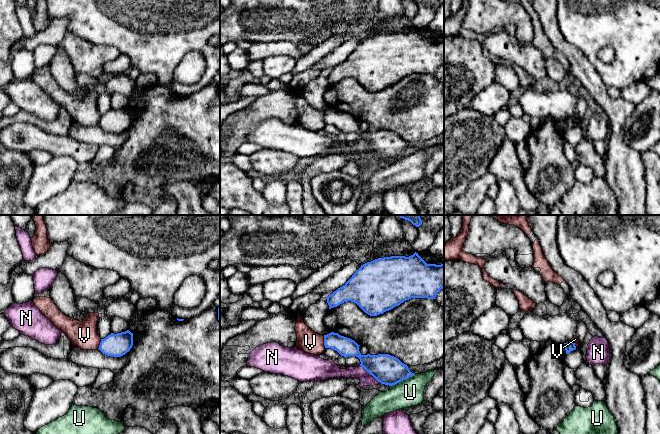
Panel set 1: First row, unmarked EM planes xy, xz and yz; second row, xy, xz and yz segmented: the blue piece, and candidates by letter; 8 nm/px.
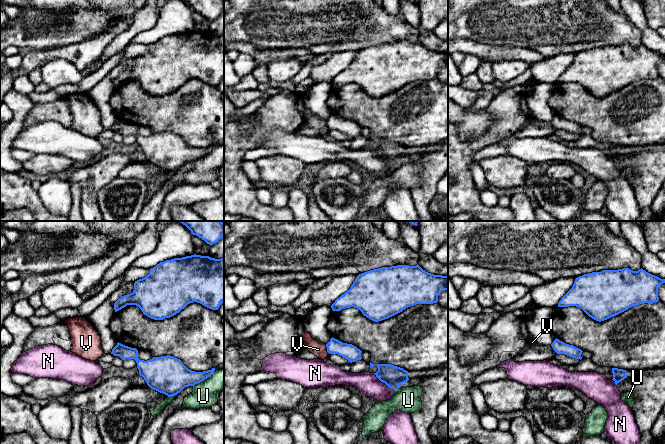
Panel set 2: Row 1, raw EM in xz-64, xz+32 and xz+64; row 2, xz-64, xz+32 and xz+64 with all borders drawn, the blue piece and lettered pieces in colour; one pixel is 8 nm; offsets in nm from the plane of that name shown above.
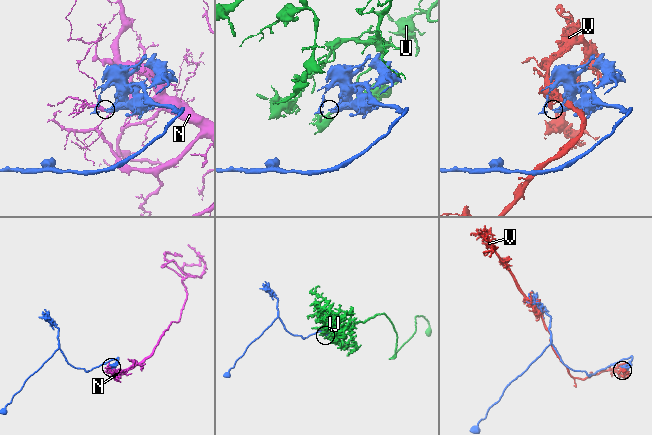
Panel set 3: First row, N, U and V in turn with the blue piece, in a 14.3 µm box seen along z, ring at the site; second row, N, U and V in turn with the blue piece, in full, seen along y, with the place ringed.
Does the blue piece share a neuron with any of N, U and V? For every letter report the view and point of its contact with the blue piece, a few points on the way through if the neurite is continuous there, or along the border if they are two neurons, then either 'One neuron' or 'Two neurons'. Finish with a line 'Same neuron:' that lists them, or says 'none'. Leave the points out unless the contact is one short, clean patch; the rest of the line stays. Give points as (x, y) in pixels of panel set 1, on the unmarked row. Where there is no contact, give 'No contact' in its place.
N: Touches blue at xz (370, 150). Boundary: xz (360, 141), (380, 158). Two neurons
U: Touches blue at xz (402, 156). Two neurons
V: Touches blue at yz (572, 118). Two neurons
Same neuron: none

